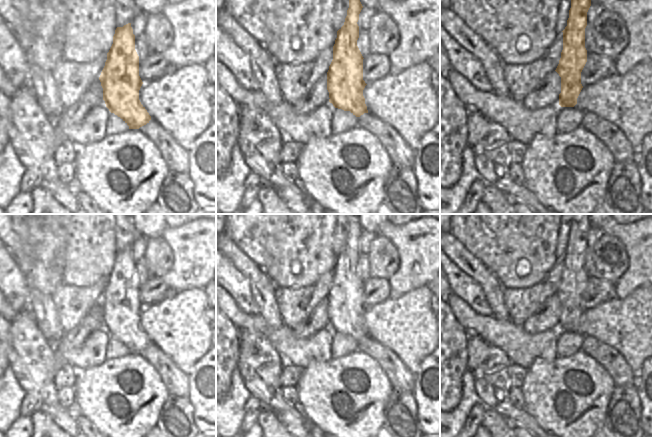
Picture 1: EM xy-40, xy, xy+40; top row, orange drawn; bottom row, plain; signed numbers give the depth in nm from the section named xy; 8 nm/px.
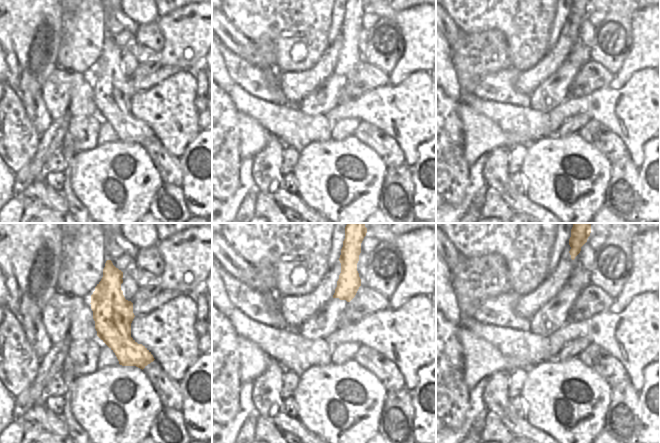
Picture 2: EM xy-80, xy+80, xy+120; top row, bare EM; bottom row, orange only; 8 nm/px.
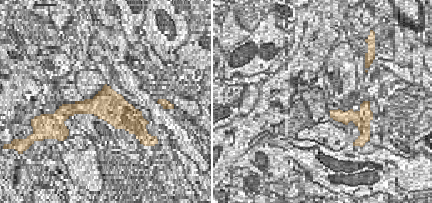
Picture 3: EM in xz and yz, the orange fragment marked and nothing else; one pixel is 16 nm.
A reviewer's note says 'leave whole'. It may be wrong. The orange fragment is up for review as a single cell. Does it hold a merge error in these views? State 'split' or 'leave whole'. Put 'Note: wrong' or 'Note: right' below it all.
split
Note: wrong

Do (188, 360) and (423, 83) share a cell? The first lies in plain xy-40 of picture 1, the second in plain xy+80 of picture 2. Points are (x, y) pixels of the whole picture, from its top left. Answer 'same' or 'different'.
same

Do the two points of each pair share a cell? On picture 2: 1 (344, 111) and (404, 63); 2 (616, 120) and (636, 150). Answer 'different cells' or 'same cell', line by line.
1: different cells
2: same cell

